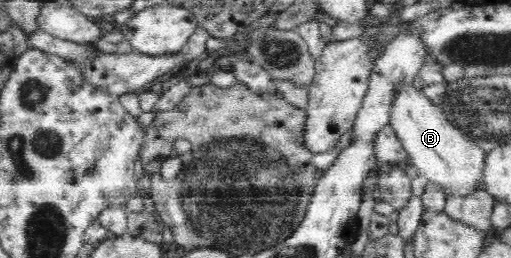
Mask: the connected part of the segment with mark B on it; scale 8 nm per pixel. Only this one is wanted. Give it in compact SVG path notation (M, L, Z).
M411 81L397 83L389 101L389 121L395 139L410 157L419 175L443 187L450 194L471 194L481 179L486 153L445 117L441 106L435 105Z

